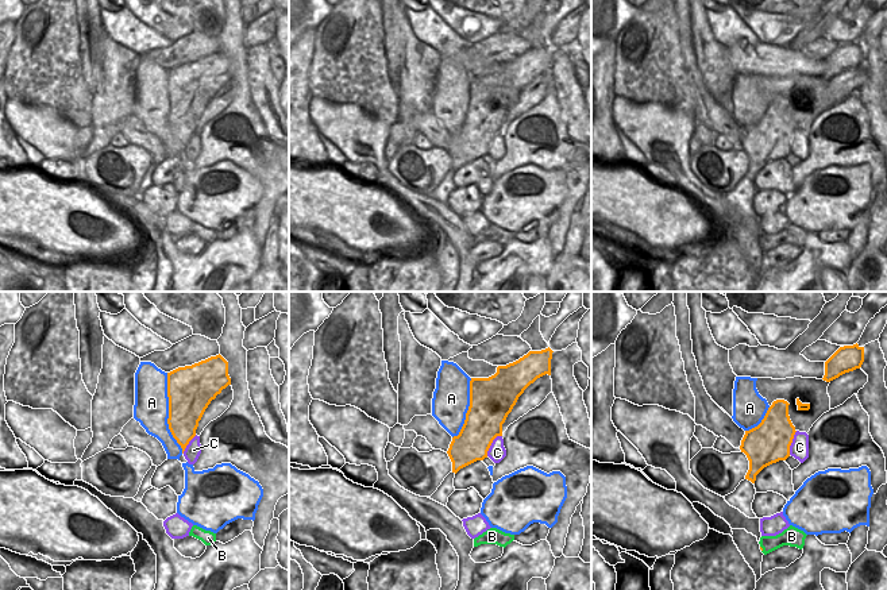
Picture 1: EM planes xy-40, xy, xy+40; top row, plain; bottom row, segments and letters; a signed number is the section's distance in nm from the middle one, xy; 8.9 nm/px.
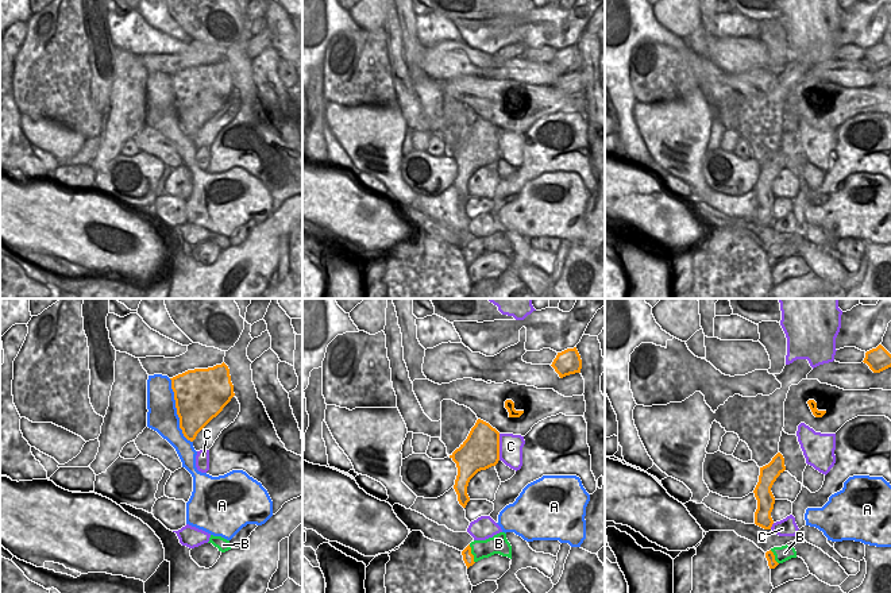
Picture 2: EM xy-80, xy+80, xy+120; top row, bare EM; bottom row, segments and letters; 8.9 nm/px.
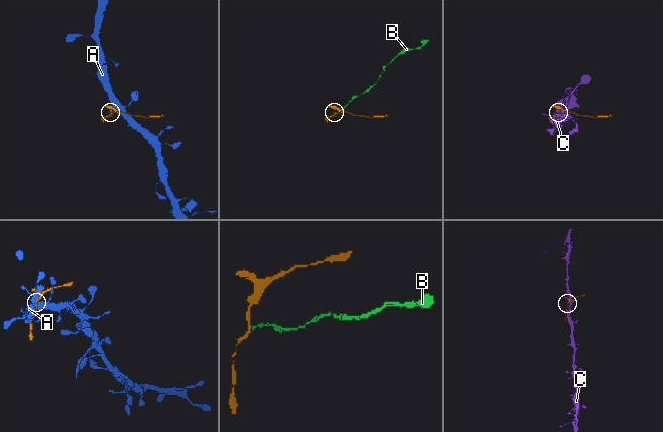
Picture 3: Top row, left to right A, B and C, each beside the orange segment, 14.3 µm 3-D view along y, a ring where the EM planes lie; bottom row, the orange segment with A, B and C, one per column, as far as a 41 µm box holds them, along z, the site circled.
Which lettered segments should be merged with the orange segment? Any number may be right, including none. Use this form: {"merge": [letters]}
{"merge": []}

